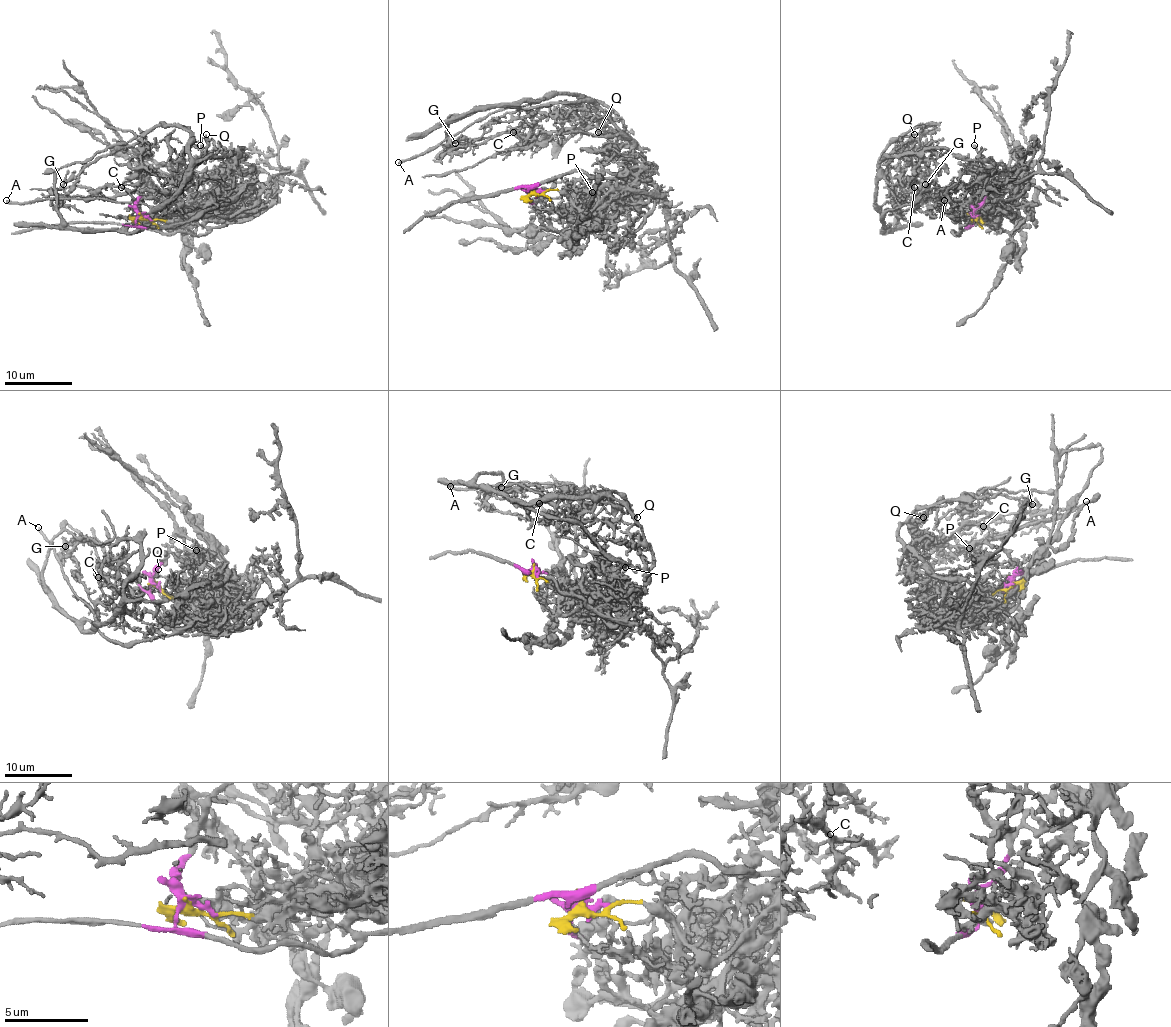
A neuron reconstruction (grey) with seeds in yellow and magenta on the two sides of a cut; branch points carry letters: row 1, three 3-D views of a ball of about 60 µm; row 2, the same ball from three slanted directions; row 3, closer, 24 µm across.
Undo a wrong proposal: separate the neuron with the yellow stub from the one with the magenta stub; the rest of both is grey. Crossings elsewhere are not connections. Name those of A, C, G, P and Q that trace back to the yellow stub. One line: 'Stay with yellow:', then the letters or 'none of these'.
Stay with yellow: A, C, G, P, Q

